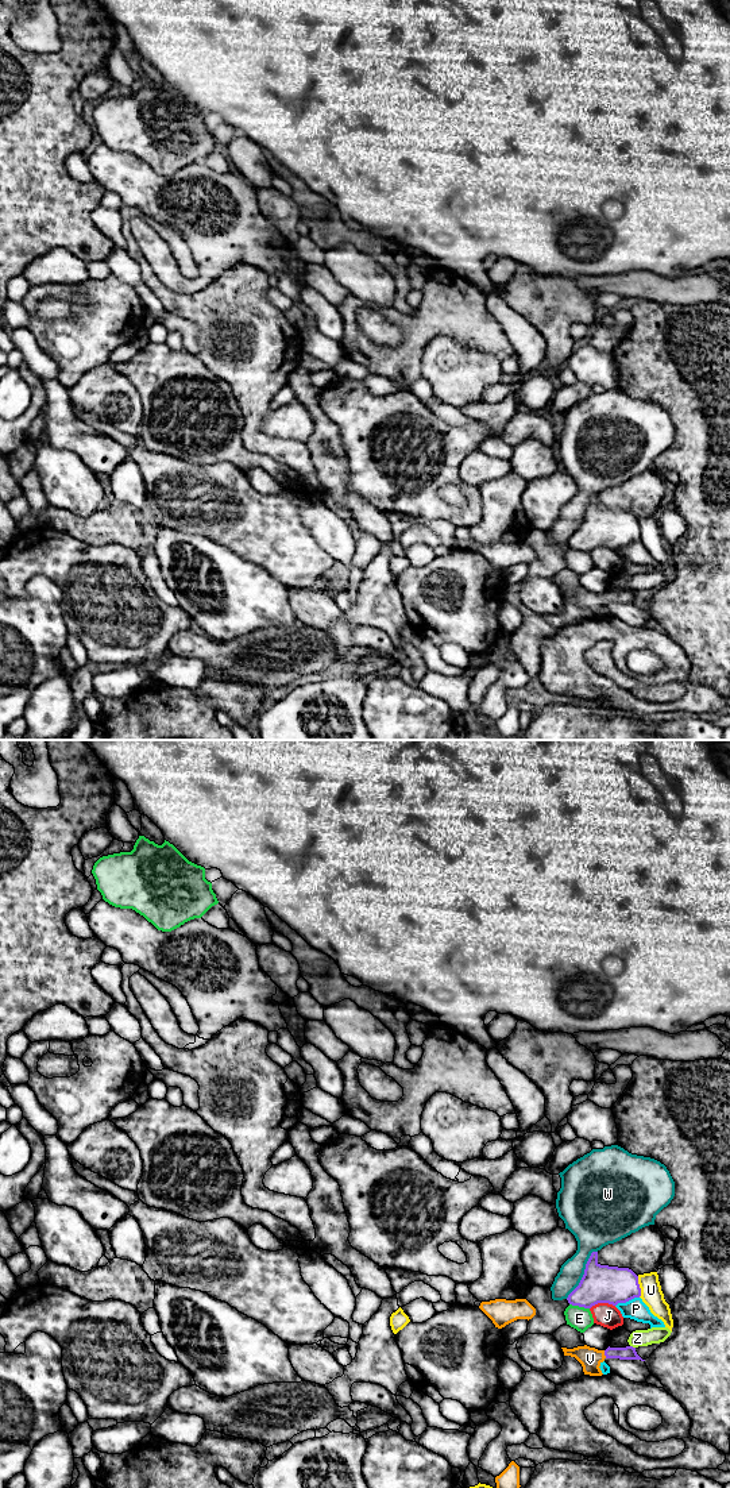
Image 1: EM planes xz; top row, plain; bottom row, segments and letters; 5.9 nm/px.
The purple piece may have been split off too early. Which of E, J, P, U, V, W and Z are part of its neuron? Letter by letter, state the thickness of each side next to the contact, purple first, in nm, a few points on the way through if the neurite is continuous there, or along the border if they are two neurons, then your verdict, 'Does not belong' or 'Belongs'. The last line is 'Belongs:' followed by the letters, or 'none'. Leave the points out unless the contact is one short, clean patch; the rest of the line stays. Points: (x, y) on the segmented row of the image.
E: Thickness 220 nm (purple) against 140 nm. Does not belong
J: Thickness 220 nm (purple) against 140 nm. Does not belong
P: Thickness 220 nm (purple) against 120 nm. Does not belong
U: Thickness 220 nm (purple) against 130 nm. Does not belong
V: Thickness 80 nm (purple) against 130 nm. Path across: xz (629, 1352), (605, 1354), (590, 1359). Belongs
W: Thickness 220 nm (purple) against 200 nm. Does not belong
Z: Thickness 80 nm (purple) against 100 nm. Does not belong
Belongs: V

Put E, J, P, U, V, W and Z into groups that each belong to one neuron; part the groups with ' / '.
E / J / P / U / V / W / Z

